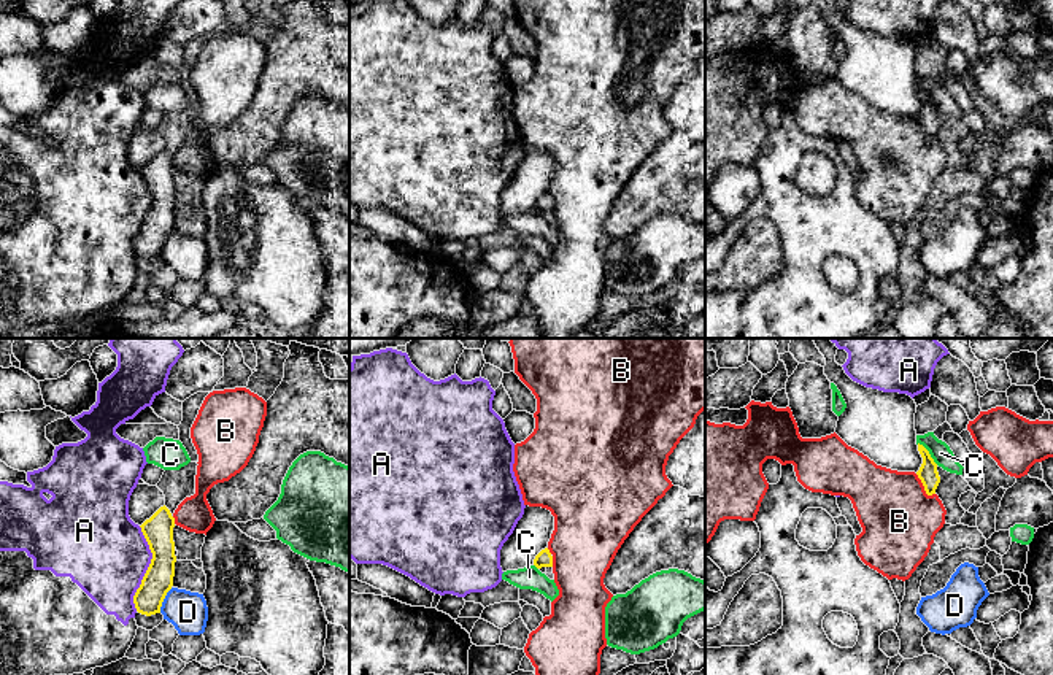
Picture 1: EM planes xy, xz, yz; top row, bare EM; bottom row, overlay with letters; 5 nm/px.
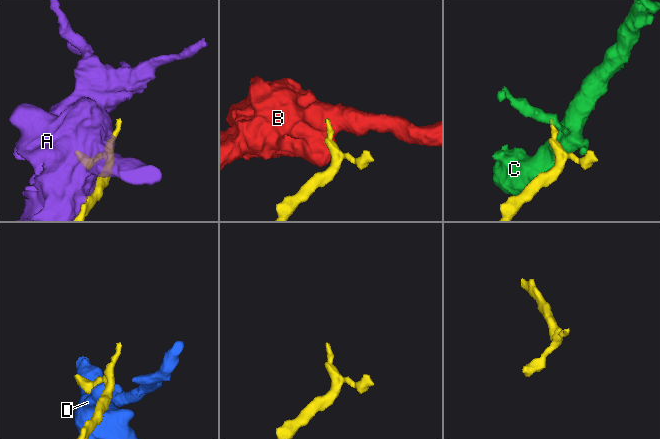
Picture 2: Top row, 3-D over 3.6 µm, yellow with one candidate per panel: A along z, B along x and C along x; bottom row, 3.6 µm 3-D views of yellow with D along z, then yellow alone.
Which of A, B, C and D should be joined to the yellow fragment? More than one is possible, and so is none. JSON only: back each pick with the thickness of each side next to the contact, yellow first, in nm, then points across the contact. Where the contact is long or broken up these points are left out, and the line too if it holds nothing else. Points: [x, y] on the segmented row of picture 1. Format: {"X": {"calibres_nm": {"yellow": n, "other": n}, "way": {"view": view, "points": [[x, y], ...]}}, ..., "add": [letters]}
{"add": []}

